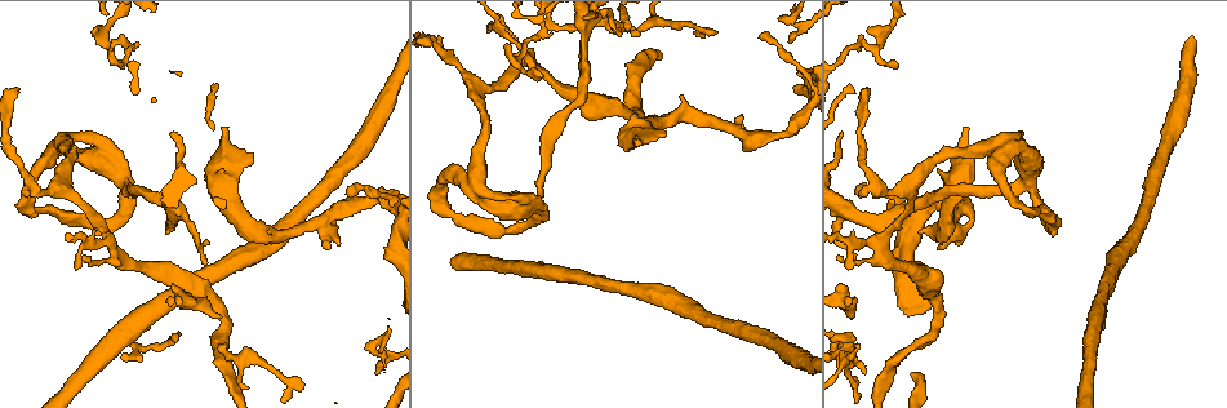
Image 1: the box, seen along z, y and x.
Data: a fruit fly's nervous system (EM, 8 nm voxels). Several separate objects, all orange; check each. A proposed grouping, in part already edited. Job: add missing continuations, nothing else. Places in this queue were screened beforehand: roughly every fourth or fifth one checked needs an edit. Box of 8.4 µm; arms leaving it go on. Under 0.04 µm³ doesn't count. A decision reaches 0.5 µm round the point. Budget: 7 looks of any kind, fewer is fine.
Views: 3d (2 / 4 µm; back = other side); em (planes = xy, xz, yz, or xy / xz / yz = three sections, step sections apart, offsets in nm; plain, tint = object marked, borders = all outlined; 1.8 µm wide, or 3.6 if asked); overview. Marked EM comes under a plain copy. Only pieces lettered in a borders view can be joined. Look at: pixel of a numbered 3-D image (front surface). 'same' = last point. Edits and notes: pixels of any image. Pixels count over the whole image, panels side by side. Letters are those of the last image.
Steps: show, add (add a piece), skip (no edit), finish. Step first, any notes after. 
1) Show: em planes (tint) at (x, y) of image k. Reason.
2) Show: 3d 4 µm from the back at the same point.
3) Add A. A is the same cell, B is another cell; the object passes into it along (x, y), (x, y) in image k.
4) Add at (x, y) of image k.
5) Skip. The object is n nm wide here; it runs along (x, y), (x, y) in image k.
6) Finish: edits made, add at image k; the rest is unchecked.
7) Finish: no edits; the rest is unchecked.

Show: em planes (borders) at (337, 245) of image 1. An open end.

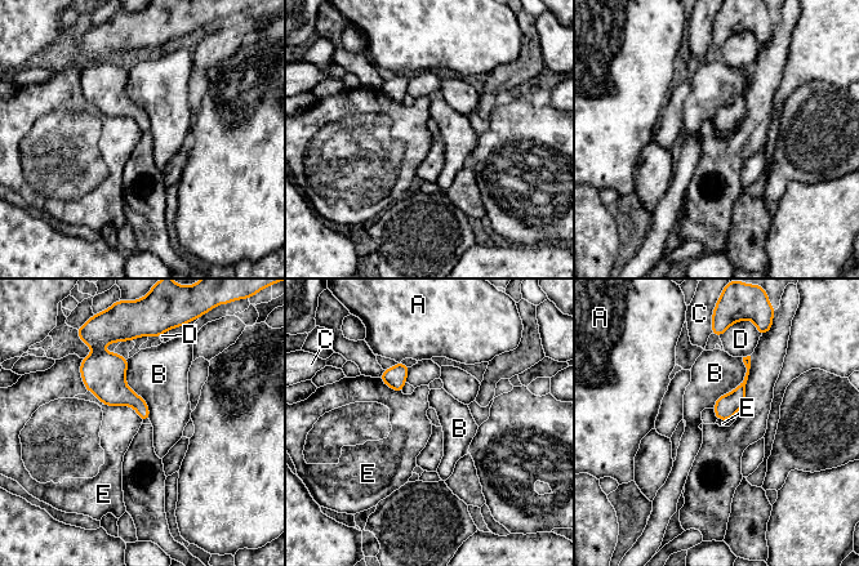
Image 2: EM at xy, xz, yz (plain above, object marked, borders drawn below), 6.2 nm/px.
Skip. A, B, C, D and E are other cells; a border runs along (103, 404), (129, 405), (142, 420) in image 2; no lettered piece goes on from it.

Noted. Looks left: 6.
Show: em yz step 16 (borders) at (619, 29) of image 1.

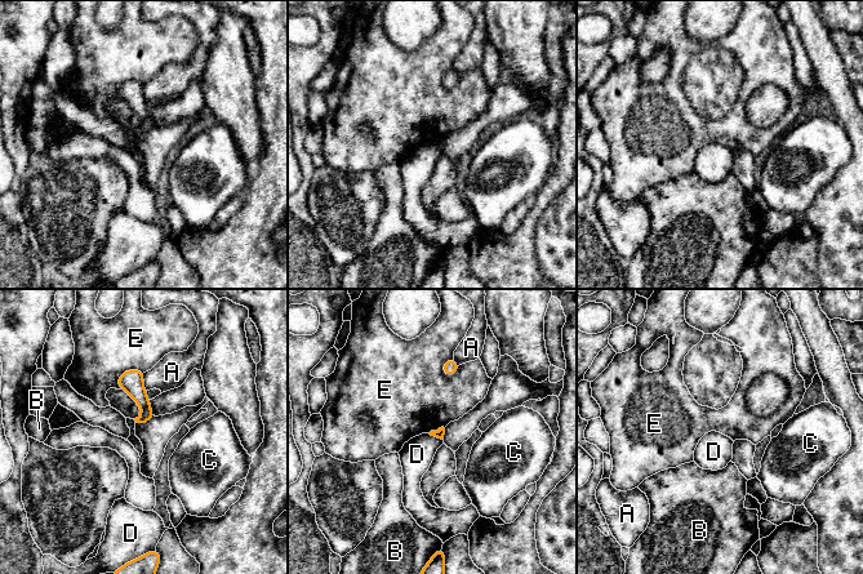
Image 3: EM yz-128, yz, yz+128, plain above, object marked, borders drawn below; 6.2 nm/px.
Show: em planes (borders) at the same point.

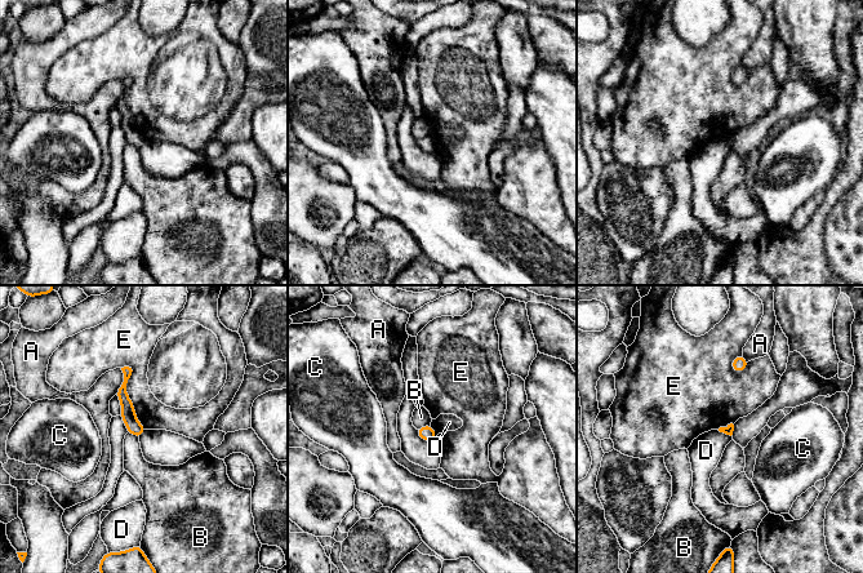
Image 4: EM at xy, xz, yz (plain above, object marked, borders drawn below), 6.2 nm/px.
Skip. The longest contact is with E, 420 nm; A, B, C, D and E are other cells; it runs along (127, 371), (123, 396), (138, 432) in image 4; no lettered piece goes on from it.

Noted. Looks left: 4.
Show: em planes (borders) at (450, 213) of image 1. Touches itself.

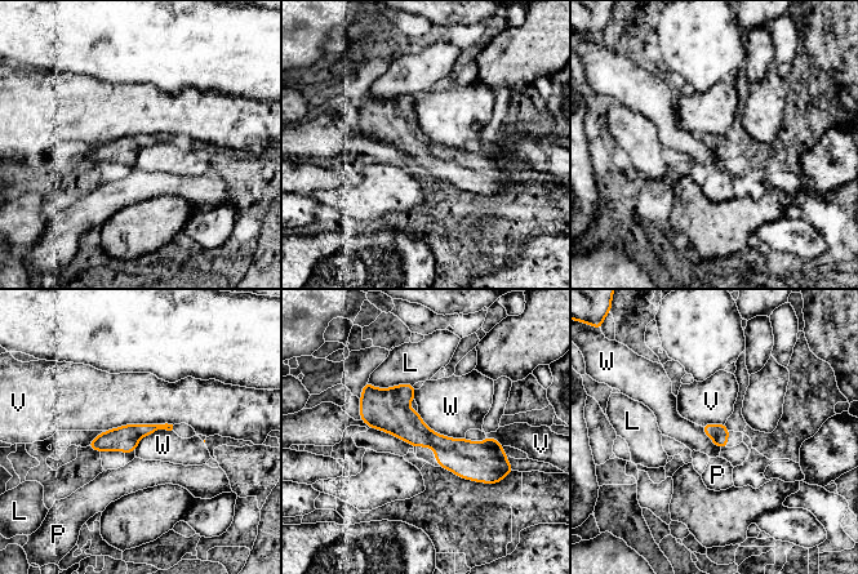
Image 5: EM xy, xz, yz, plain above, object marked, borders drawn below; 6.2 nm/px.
Skip. L, P, V and W are other cells; it runs along (367, 387), (449, 453), (498, 461) in image 5; none of them fits.

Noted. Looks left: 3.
Finish: no edits; the rest is unchecked.

